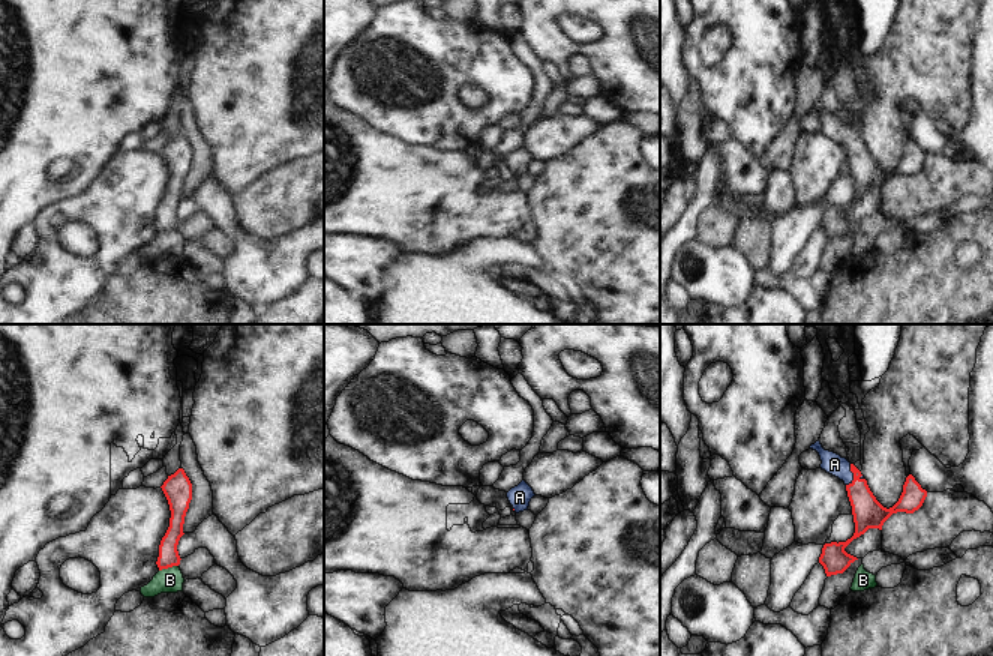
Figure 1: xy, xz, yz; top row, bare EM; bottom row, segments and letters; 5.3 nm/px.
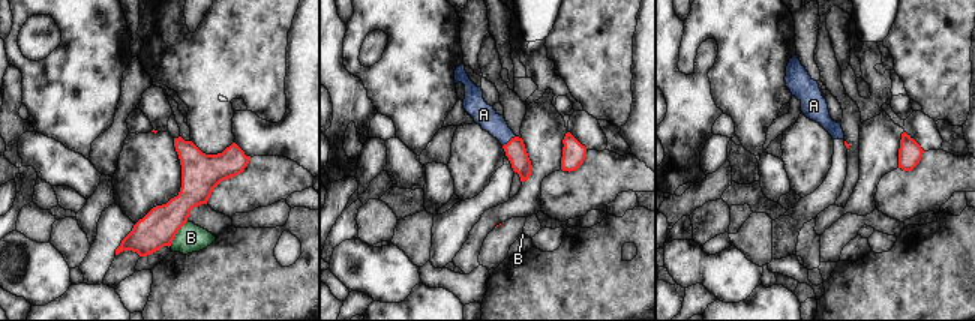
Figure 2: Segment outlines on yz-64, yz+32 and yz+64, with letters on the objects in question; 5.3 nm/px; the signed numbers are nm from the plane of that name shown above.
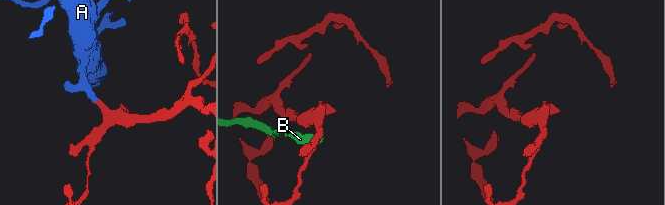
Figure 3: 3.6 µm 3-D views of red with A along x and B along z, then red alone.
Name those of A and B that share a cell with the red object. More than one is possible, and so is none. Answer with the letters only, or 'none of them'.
A

